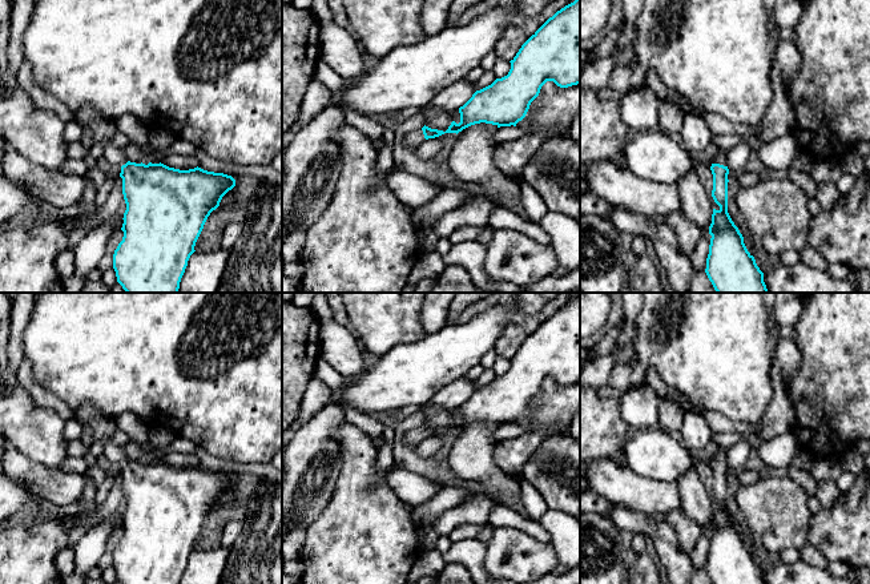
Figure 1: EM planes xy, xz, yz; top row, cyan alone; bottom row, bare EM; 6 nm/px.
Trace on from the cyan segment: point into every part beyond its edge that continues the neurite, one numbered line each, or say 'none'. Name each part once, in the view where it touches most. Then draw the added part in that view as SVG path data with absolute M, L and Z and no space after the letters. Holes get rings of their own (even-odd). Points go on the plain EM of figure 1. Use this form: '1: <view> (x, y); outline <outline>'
1: yz (720, 455); outline M720 448L720 450L713 455L712 460L726 464L726 448Z

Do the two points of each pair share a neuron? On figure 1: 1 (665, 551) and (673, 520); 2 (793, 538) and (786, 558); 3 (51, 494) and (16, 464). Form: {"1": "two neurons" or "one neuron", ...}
{"1": "two neurons", "2": "two neurons", "3": "one neuron"}

